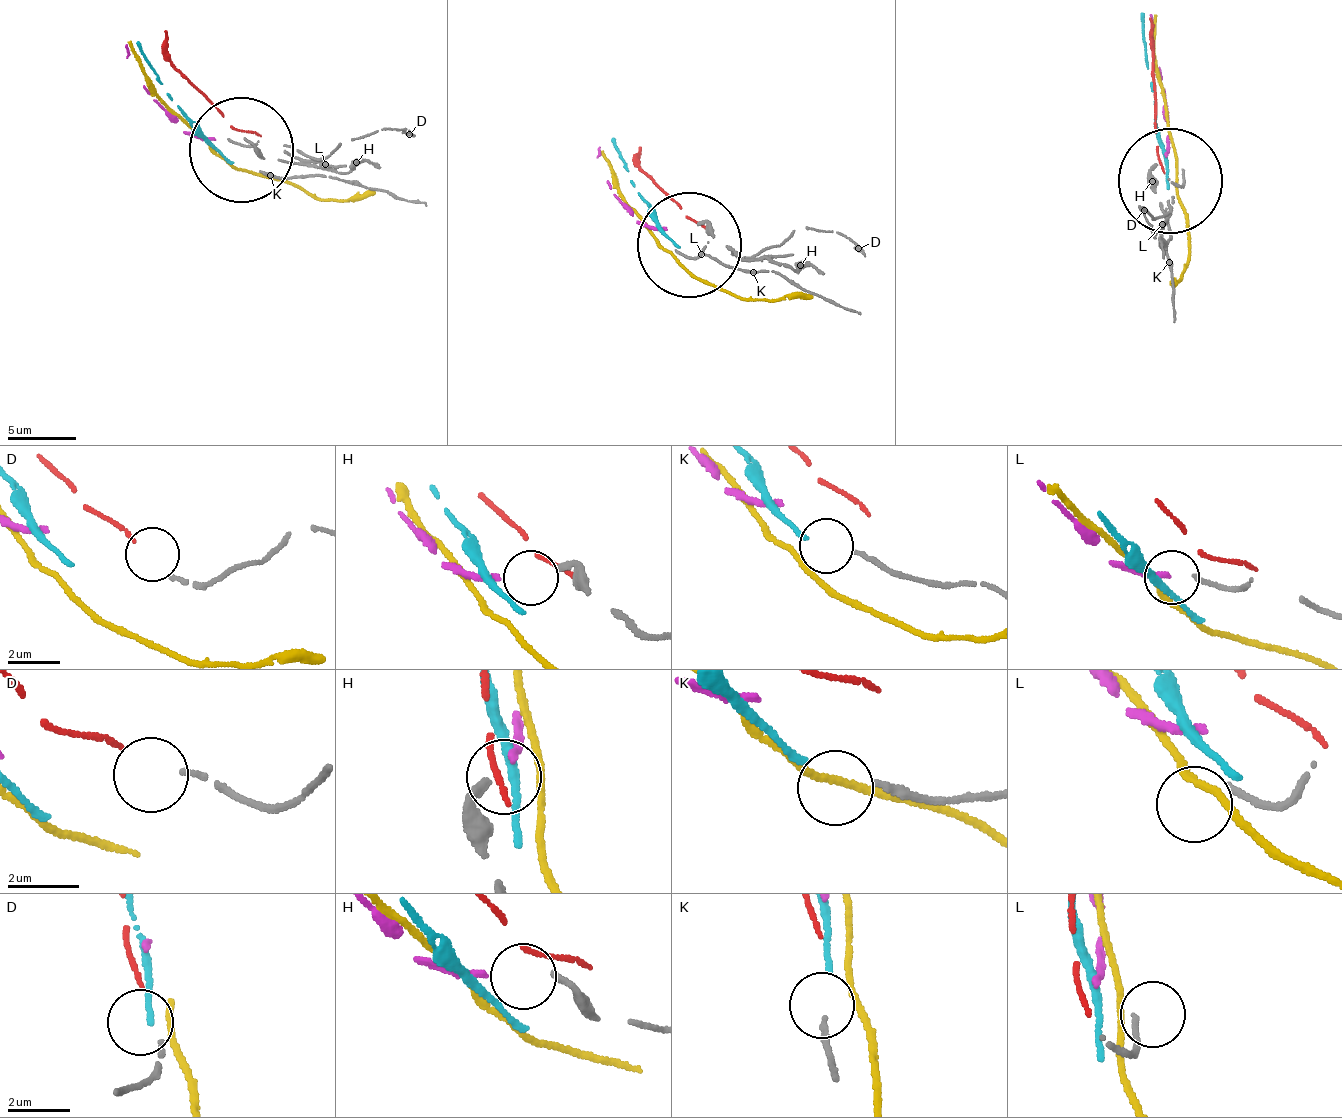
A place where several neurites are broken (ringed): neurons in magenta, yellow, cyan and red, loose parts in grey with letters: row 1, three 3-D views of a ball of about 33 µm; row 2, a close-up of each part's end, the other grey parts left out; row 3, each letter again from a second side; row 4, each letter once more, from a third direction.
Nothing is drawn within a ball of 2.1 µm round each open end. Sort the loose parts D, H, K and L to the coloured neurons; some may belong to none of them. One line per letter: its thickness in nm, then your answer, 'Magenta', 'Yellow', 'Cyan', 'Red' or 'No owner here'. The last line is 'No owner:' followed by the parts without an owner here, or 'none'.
D: Thickness 140 nm. Red
H: Thickness 220 nm. Magenta
K: Thickness 190 nm. Cyan
L: Thickness 160 nm. No owner here
No owner: L

